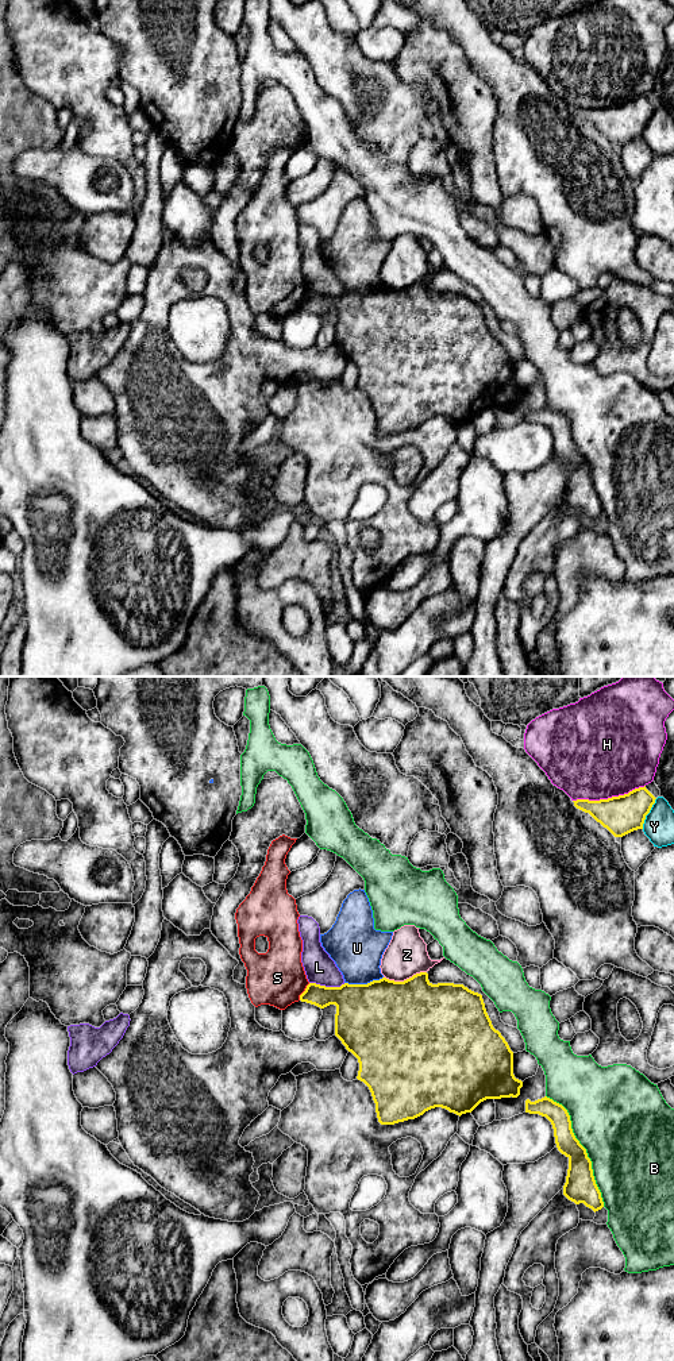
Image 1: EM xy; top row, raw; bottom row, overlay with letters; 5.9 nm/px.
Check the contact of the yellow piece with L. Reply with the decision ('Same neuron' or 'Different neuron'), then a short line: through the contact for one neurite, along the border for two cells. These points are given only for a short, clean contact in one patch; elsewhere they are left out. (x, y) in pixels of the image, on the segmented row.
Different neuron. Line: xy (309, 982), (326, 986), (341, 986), (345, 983)

